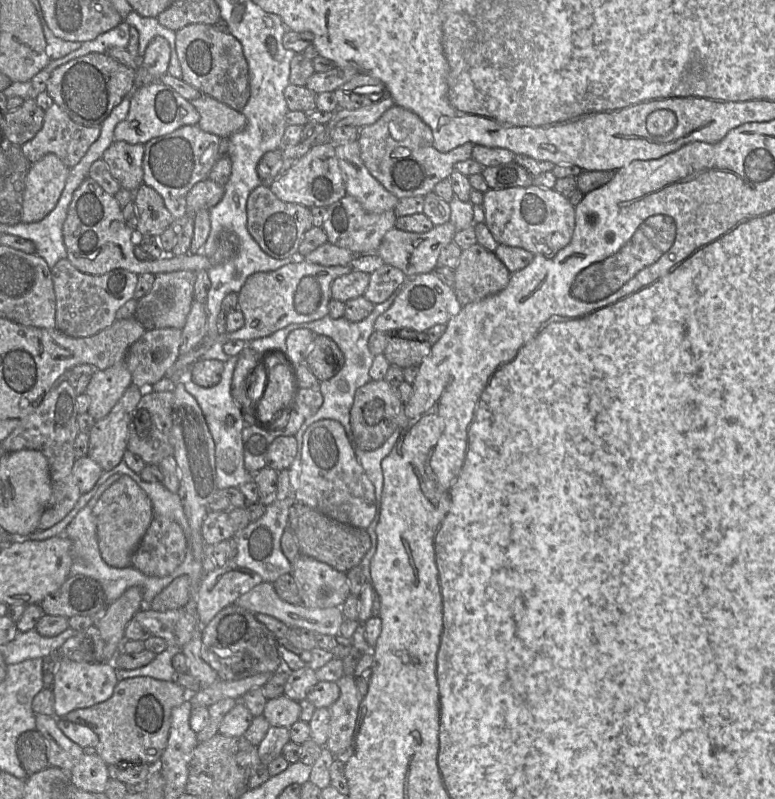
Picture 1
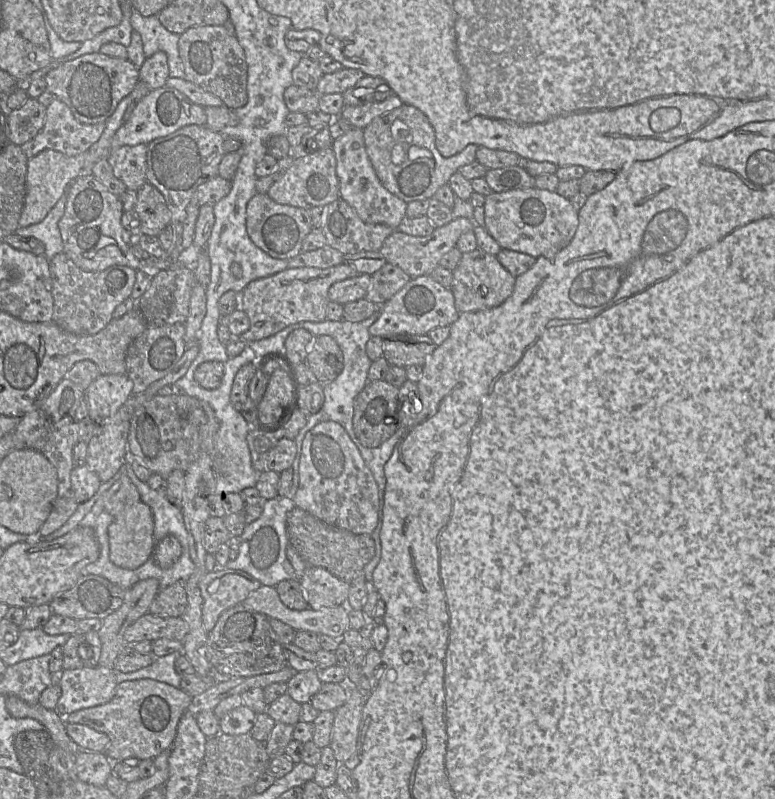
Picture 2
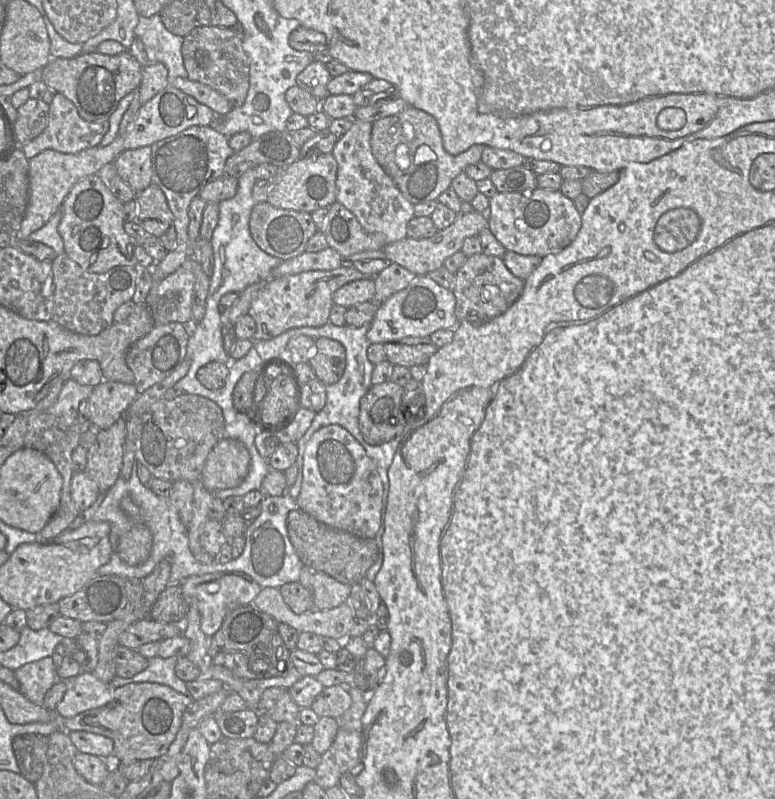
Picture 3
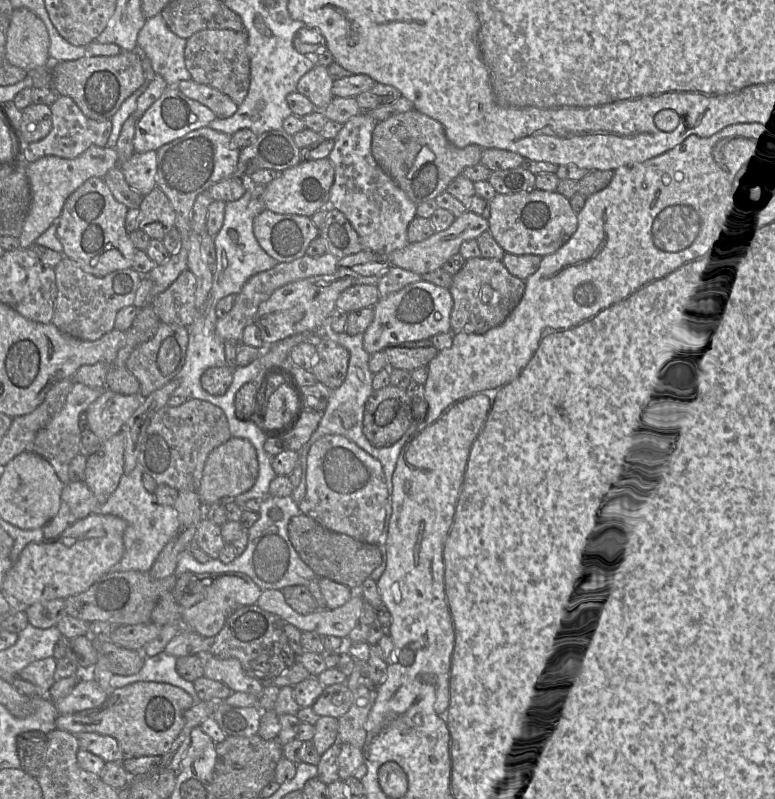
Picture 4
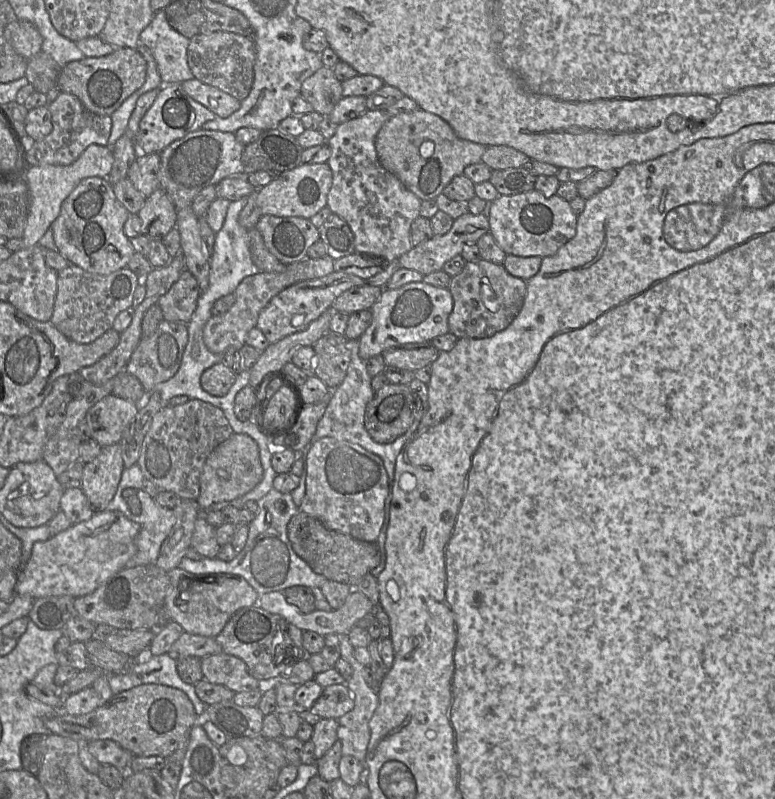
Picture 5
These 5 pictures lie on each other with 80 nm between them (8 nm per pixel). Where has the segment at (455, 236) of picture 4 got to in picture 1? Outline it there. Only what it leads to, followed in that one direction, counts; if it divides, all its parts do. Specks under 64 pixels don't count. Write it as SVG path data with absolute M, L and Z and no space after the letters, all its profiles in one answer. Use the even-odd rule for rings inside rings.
M450 221L434 225L425 233L407 232L393 227L382 238L377 252L385 264L400 269L407 277L415 277L435 269L440 251L453 241L456 232L455 226Z

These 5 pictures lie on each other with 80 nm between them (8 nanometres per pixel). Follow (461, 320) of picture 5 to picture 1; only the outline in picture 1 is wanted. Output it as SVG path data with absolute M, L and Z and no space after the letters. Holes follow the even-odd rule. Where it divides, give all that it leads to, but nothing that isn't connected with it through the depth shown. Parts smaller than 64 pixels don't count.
M479 243L462 250L454 271L453 290L462 306L499 293L512 274L495 252Z

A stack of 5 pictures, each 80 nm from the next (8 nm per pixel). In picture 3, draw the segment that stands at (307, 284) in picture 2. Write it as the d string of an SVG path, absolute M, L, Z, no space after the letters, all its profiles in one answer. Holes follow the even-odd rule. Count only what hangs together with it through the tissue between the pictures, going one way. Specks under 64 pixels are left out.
M340 266L334 270L309 271L295 275L270 278L258 295L253 299L248 314L255 320L256 332L253 342L272 339L285 331L299 327L321 327L329 322L333 306L333 294L343 285L363 279L373 279L376 275L367 275L350 266Z

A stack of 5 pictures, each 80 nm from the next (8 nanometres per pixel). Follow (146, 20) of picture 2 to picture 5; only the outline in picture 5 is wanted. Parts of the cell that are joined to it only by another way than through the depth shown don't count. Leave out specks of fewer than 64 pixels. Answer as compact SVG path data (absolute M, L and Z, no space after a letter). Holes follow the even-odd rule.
M164 10L155 12L150 24L141 32L139 45L146 46L152 53L163 85L181 84L194 79L187 62L187 49L190 39L174 30L168 23Z

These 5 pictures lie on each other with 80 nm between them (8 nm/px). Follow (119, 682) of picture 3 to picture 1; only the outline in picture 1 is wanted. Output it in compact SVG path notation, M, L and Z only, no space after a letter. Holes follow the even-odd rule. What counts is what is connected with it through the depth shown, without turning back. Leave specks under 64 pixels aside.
M167 647L163 652L156 654L155 658L147 665L137 669L116 669L118 680L137 676L148 676L158 680L172 681L176 671L172 666L172 658L179 648Z

